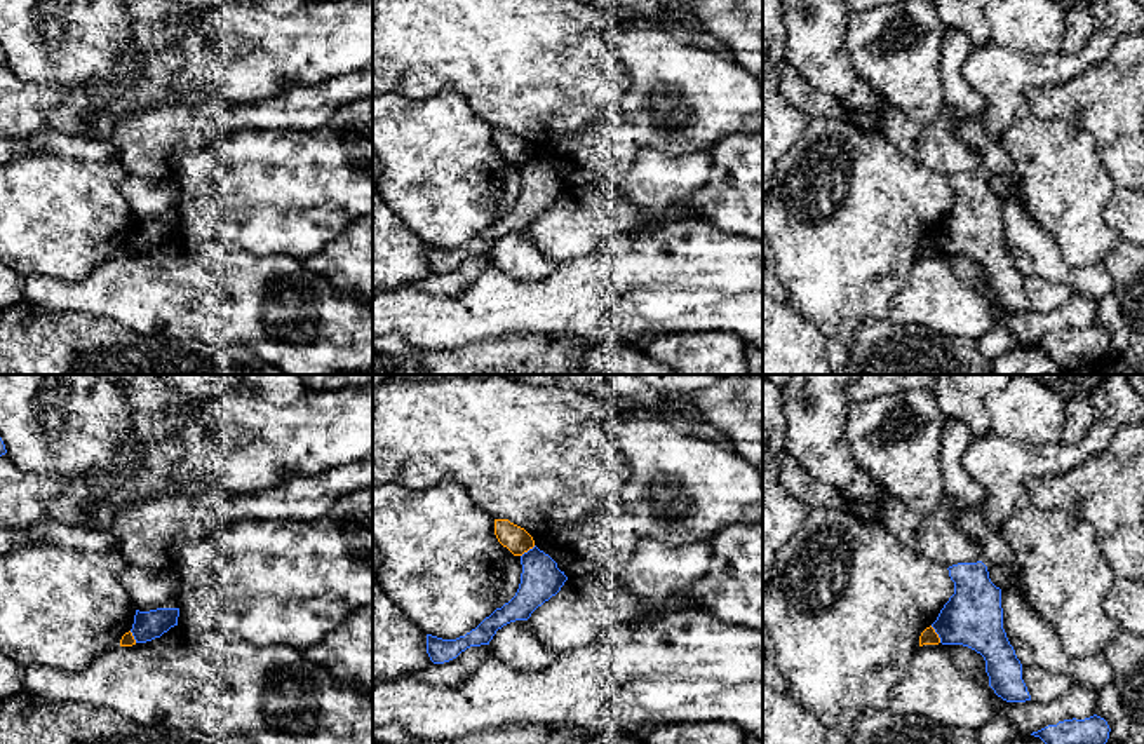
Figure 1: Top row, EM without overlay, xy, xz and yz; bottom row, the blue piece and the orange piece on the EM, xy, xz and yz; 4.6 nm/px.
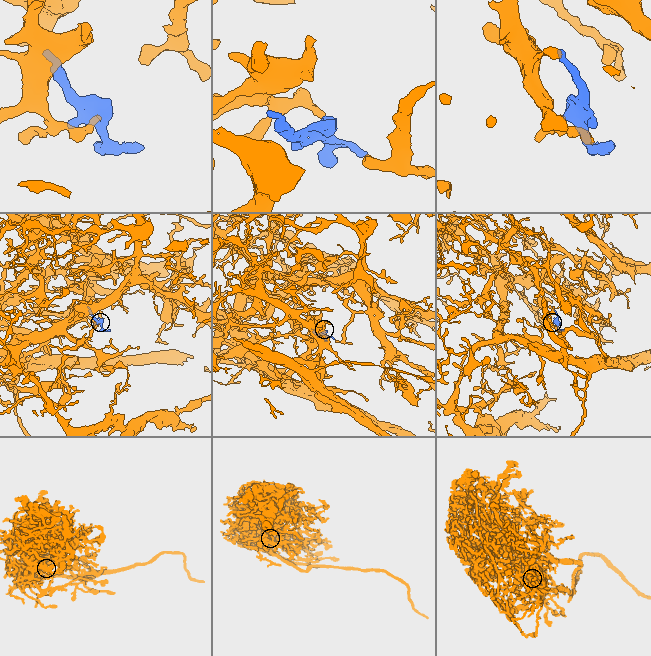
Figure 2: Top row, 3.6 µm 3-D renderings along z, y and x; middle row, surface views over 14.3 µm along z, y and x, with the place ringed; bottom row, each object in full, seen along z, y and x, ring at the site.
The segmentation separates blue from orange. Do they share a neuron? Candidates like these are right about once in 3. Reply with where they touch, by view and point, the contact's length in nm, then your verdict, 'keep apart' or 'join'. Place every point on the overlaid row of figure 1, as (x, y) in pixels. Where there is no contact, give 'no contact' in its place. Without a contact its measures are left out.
yz (937, 633) | 90 nm | keep apart

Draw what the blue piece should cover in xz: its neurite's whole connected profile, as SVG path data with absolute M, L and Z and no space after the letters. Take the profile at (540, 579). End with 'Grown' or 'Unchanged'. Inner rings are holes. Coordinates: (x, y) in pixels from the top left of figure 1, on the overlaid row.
M536 545L521 556L521 565L522 573L515 596L501 608L496 608L475 629L456 639L427 634L427 653L434 664L449 662L470 646L489 645L498 629L515 620L528 620L568 580L557 563Z. Unchanged

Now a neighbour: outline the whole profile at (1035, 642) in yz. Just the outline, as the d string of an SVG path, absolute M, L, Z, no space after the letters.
M1017 587L1001 591L1003 629L1022 666L1034 664L1050 673L1074 678L1078 687L1099 692L1111 683L1114 671L1102 655L1073 659L1057 638L1057 631L1020 596Z

